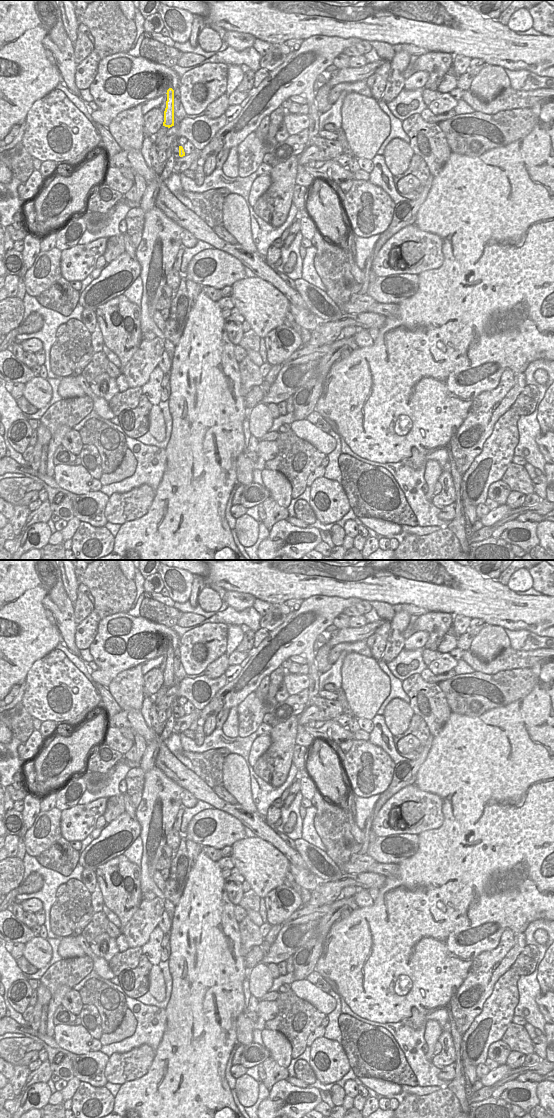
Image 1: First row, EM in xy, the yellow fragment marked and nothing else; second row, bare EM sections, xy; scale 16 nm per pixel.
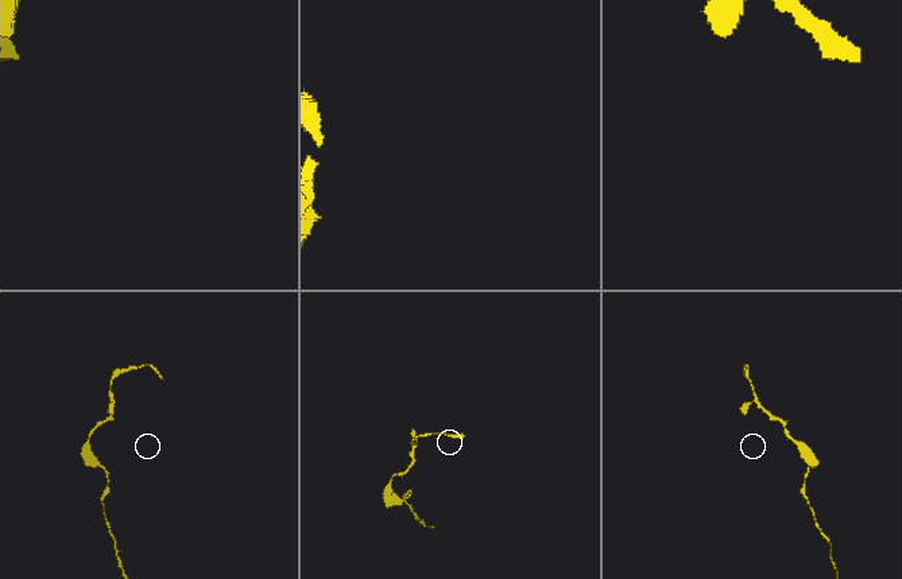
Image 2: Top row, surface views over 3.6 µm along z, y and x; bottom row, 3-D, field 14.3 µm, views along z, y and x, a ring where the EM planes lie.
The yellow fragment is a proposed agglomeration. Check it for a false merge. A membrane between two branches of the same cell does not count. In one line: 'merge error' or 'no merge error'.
no merge error

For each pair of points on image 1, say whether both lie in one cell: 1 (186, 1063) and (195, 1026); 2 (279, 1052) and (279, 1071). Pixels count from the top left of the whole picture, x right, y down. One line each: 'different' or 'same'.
1: same
2: different

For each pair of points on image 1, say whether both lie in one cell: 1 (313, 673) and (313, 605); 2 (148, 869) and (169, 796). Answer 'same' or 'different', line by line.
1: same
2: same

